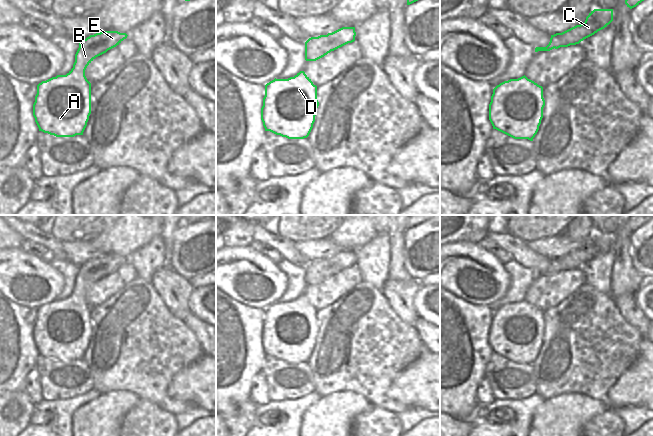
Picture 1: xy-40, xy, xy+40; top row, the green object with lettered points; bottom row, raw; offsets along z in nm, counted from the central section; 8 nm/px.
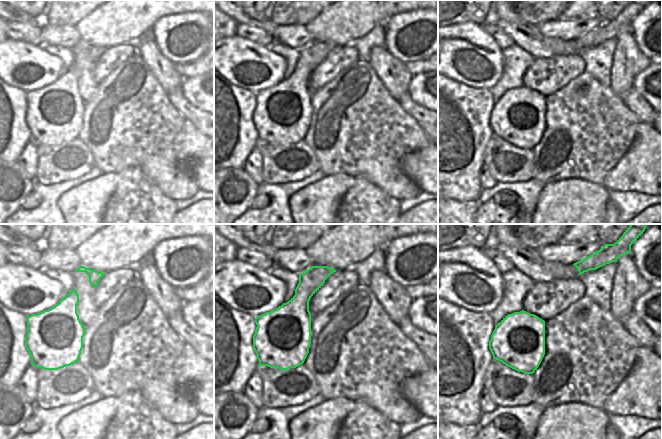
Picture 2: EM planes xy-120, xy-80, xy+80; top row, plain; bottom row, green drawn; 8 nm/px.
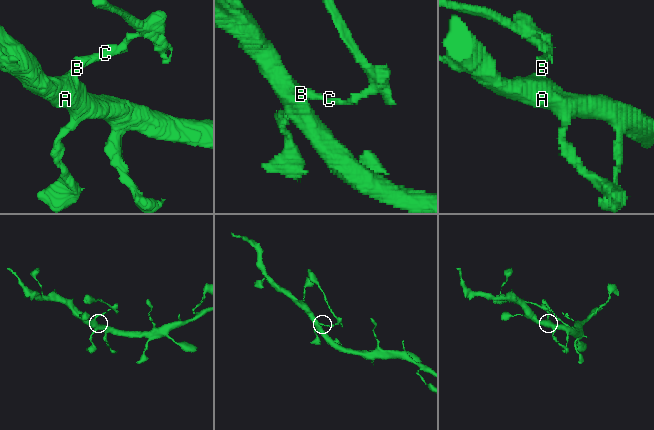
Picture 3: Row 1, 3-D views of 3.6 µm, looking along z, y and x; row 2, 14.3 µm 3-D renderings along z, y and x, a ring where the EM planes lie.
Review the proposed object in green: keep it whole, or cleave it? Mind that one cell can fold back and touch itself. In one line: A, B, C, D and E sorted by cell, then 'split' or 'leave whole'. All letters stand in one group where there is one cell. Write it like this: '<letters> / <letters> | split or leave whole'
A B D / C E | split

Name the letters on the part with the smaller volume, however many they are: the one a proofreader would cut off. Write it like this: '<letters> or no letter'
C, E

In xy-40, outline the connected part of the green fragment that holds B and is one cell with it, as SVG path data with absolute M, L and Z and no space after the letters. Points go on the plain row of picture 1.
M103 255L79 266L73 292L66 299L57 299L37 309L33 340L39 355L56 361L83 359L91 338L91 307L85 300L87 290L108 274L103 270Z

